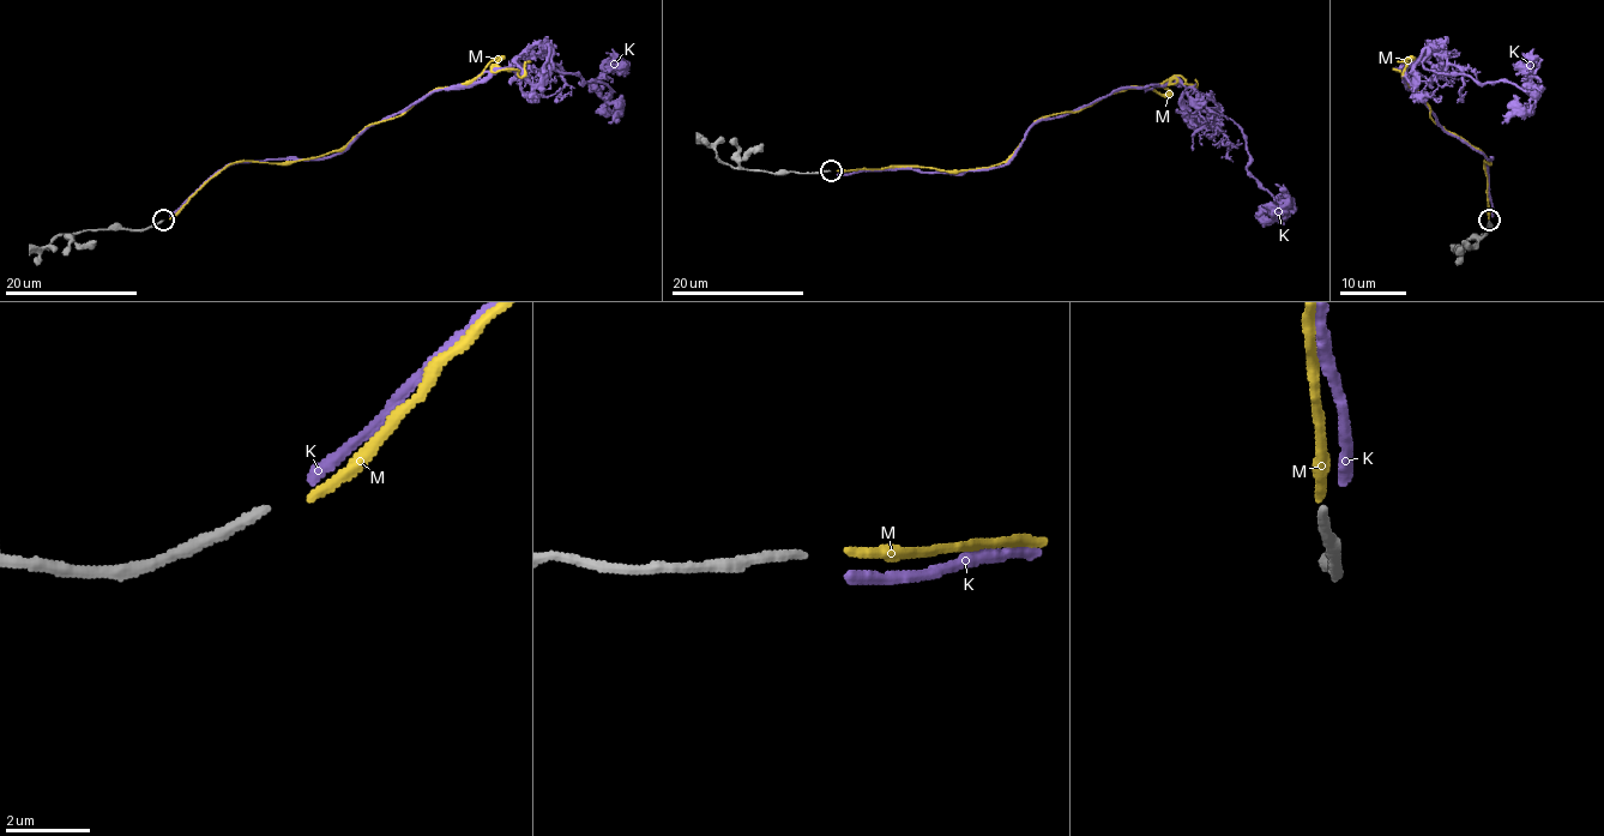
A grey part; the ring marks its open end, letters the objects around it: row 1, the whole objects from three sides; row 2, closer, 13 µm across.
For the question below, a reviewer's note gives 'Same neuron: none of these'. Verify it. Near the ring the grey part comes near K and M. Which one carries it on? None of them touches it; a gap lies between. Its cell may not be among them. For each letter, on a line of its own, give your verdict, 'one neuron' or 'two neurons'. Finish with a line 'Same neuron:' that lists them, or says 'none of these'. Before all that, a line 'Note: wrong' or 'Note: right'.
Note: wrong
K: two neurons
M: one neuron
Same neuron: M

